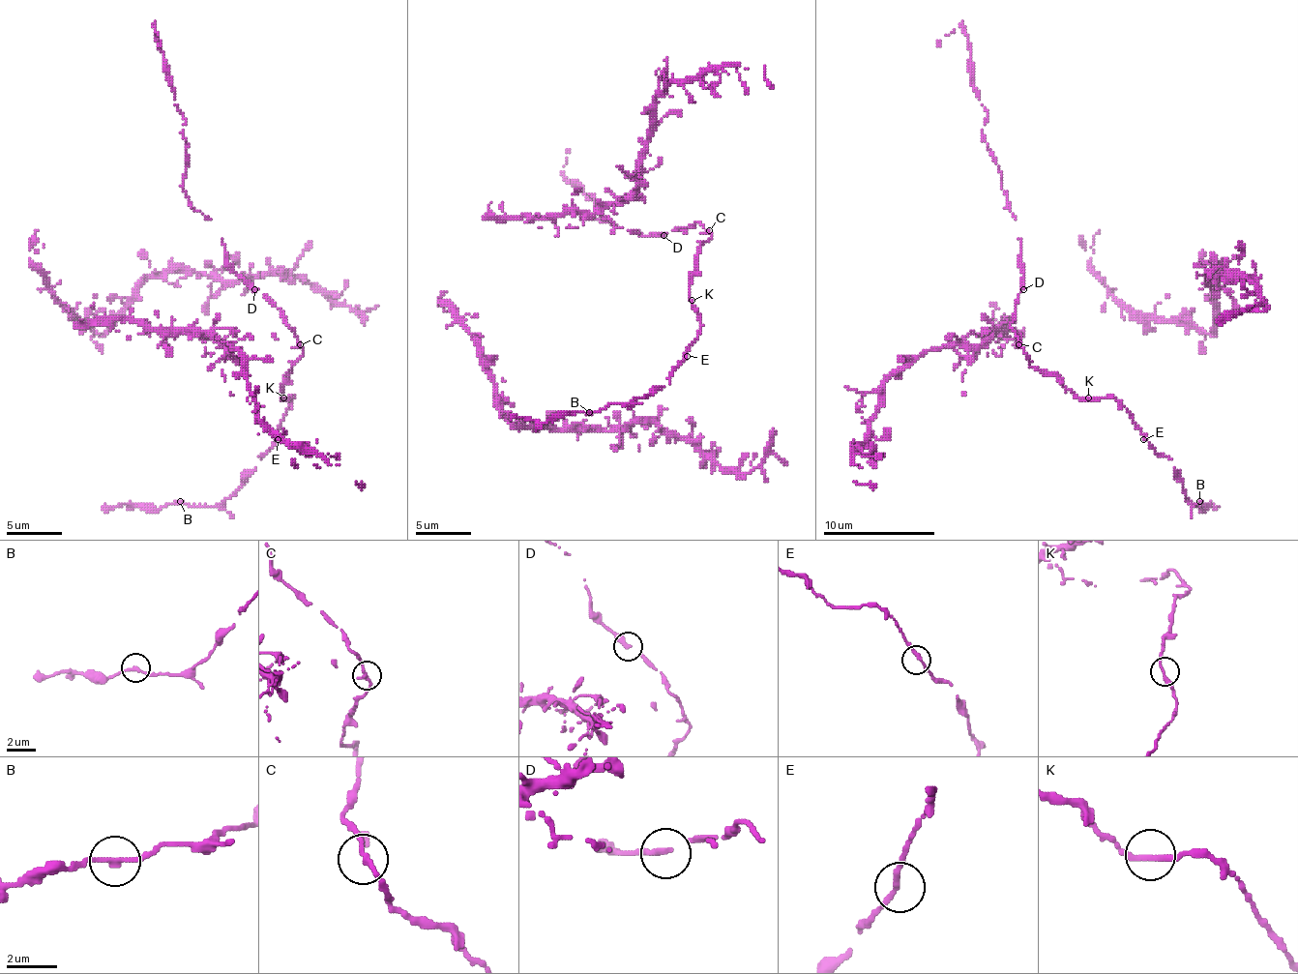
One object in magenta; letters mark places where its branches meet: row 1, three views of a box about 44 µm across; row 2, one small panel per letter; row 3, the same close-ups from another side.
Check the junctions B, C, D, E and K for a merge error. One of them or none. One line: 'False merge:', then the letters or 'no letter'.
False merge: no letter

